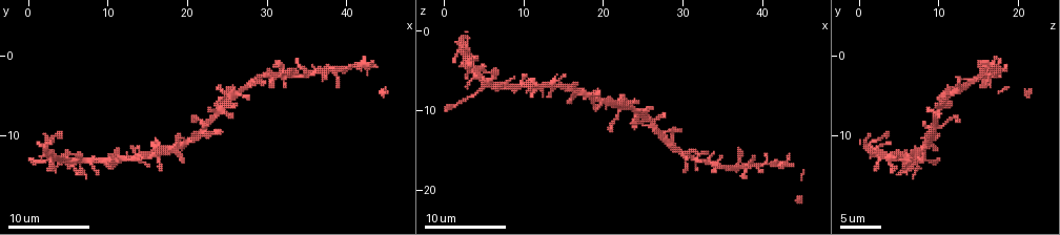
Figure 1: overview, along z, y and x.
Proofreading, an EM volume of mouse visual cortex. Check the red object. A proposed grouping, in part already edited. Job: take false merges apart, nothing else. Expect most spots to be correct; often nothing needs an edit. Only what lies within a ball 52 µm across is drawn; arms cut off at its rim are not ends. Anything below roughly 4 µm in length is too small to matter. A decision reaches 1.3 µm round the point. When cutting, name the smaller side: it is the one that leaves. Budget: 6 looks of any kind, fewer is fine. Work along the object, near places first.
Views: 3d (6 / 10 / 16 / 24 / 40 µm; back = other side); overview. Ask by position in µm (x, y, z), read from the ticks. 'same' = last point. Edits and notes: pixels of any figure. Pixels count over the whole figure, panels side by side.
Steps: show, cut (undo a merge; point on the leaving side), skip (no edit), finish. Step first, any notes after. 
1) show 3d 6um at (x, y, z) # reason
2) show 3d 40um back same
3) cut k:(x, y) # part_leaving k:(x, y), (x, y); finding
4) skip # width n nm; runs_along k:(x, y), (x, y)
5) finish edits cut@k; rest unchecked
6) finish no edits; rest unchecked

show 3d 6um at (21.8, 9.0, 9.8) # four or more arms meet

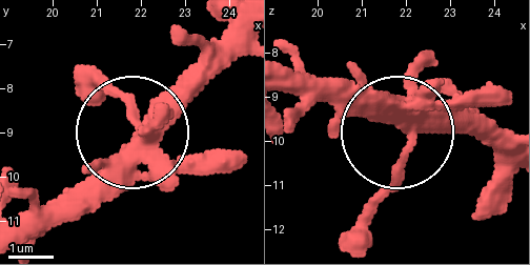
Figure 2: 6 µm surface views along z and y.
show 3d 6um back same # from behind

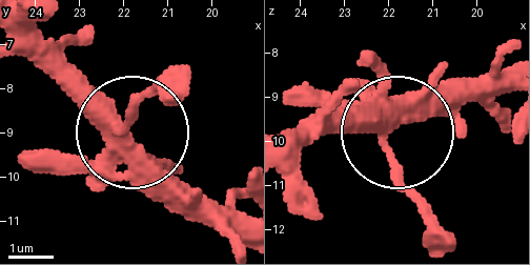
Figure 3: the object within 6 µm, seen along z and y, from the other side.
skip # width 360 nm; runs_along 3:(53, 61), (128, 136), (131, 114), (169, 72); continuous, no second cell

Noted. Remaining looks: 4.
show 3d 6um at (38.8, 1.8, 17.0) # side arm on a straight run

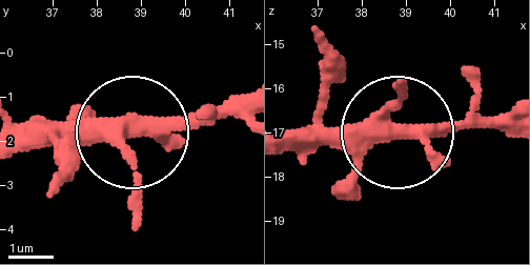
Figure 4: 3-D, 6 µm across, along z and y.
skip # runs_along 4:(283, 134), (509, 122); continuous, no second cell

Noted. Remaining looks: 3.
show 3d 10um at (16.8, 11.6, 8.2) # narrows sharply

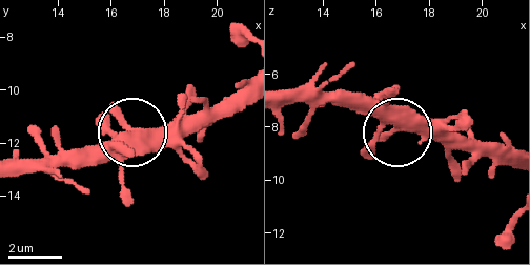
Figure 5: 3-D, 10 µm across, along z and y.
skip # one cell here

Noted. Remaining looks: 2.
finish no edits; rest unchecked

